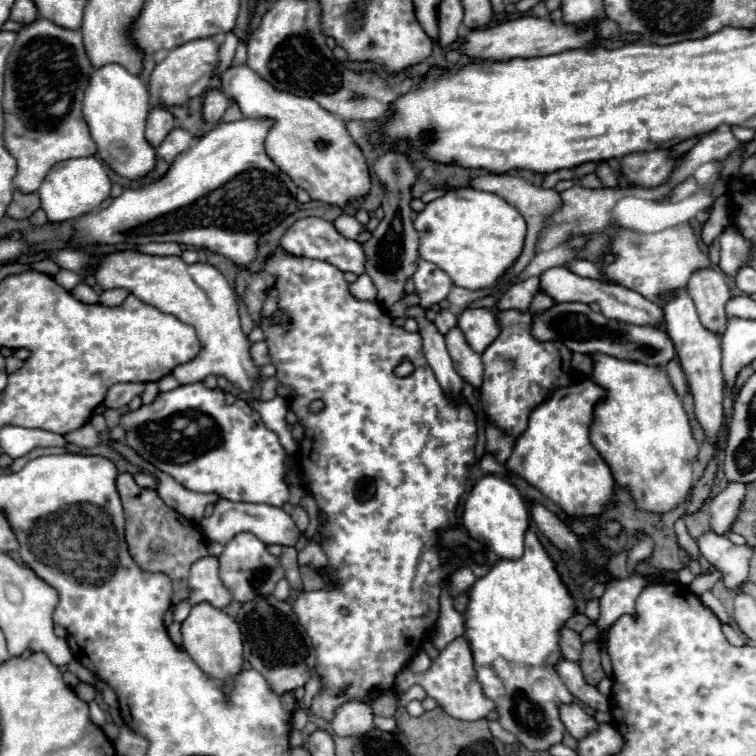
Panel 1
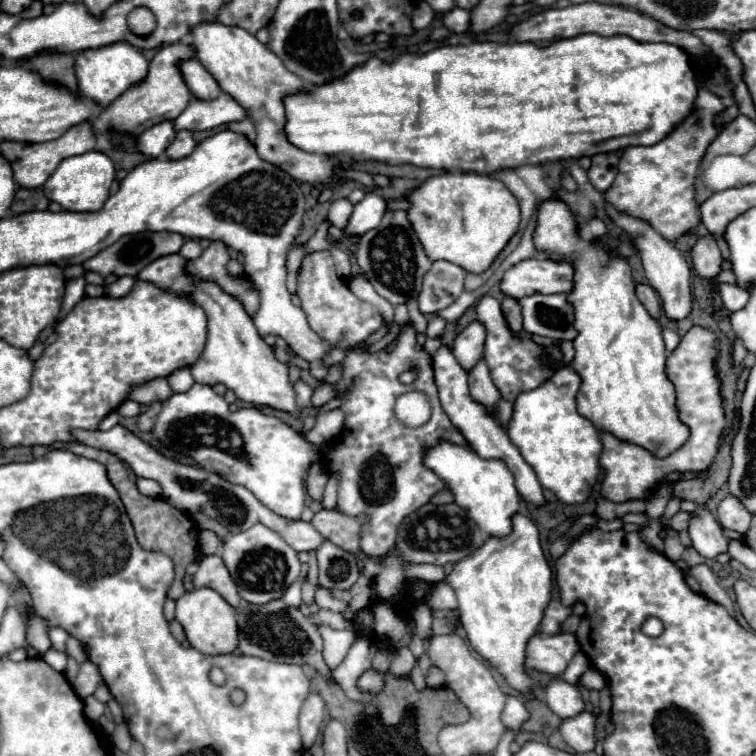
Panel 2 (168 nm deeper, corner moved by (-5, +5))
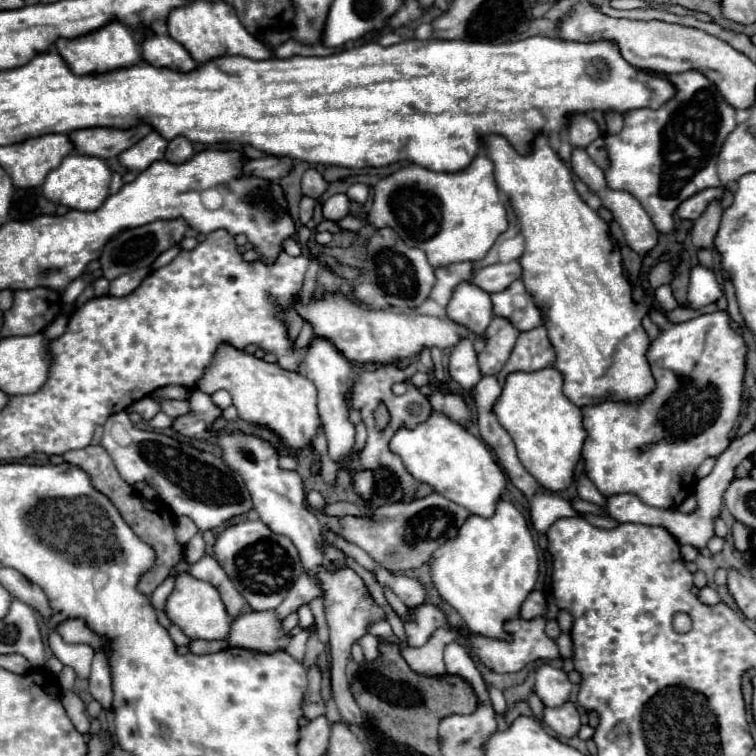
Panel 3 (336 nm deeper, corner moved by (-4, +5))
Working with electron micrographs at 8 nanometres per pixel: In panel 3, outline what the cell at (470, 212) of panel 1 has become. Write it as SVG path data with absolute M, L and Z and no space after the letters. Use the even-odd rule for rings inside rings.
M479 153L471 167L459 173L435 173L415 163L401 167L399 171L383 177L375 185L373 207L367 221L373 227L391 227L409 247L425 251L431 267L445 267L457 261L479 261L487 255L495 239L507 229L507 211L501 203L499 189L493 181L493 163L485 153Z

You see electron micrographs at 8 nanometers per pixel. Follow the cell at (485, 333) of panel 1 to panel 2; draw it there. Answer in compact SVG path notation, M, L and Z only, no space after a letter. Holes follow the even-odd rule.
M472 321L466 329L462 329L454 341L452 353L466 371L472 369L484 353L484 327L480 327L480 323Z

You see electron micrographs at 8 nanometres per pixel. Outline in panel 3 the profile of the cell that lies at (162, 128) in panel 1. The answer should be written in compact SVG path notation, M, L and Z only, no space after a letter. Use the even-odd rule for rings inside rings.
M151 131L147 137L143 137L139 143L129 147L119 155L119 163L127 167L129 171L145 171L151 163L163 159L163 151L167 149L167 141Z

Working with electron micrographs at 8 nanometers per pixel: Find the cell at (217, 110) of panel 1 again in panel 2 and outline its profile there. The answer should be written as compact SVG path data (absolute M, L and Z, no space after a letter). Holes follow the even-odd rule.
M198 59L180 63L180 69L186 79L186 85L198 99L216 99L216 95L220 95L220 87L216 79L202 67Z

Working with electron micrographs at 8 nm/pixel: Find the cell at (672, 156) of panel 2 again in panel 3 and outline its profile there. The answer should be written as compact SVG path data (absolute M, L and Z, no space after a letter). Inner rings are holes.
M685 71L685 73L679 73L679 75L661 75L661 73L655 73L655 75L667 79L667 81L675 87L675 95L673 95L665 105L661 105L659 109L647 109L647 107L643 107L643 109L631 109L631 111L627 111L627 113L623 115L623 119L625 119L623 129L621 129L619 133L615 133L615 135L609 135L609 133L605 135L605 147L607 147L607 159L609 159L609 165L607 165L607 169L605 169L605 181L607 181L607 187L611 187L611 189L621 189L621 191L629 191L633 197L637 197L639 203L643 205L643 209L651 215L651 221L655 223L657 231L661 231L661 233L671 233L671 231L673 231L673 213L675 213L675 209L677 209L685 199L689 199L691 195L695 195L695 193L699 193L699 191L703 191L703 189L707 189L707 187L721 187L721 181L719 181L719 177L717 177L717 157L719 157L719 151L721 151L721 147L723 147L723 141L727 139L727 135L729 135L729 133L735 129L735 125L737 125L737 121L735 121L737 111L735 111L729 103L725 103L723 95L719 95L719 89L717 89L703 73L699 73L699 71Z

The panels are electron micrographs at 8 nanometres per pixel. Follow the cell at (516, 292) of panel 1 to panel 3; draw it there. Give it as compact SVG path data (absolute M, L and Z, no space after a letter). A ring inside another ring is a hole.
M495 317L481 337L475 337L475 353L481 375L499 375L517 341L519 331L509 321Z

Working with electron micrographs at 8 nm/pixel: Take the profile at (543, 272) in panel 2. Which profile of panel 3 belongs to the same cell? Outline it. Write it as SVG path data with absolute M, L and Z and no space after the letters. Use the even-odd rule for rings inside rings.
M509 261L509 263L495 263L483 269L475 269L471 273L471 283L487 293L495 293L507 289L519 277L521 277L519 263Z

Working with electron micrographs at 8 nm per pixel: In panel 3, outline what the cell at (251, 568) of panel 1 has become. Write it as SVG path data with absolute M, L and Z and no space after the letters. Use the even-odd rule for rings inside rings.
M247 519L243 523L229 525L215 541L215 557L235 589L255 611L277 609L297 577L303 573L299 553L291 539L273 533L261 519Z

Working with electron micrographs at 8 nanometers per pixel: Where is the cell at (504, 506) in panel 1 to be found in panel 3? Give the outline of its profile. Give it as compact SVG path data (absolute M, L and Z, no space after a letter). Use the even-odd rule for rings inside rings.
M433 409L427 421L415 427L399 427L389 441L389 449L401 457L405 469L419 483L431 485L437 493L463 505L473 515L491 517L495 513L495 503L501 499L507 479L491 457L489 447L463 425L447 419L447 415Z

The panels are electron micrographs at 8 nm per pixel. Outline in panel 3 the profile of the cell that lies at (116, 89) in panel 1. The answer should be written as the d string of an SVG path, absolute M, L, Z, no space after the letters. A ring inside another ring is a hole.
M111 21L105 27L91 31L83 37L75 37L75 39L61 37L55 41L55 47L57 47L59 55L63 55L63 59L71 67L71 71L75 71L77 75L89 75L91 71L95 71L95 73L113 71L115 67L129 67L129 65L135 65L141 61L139 45L133 41L127 25L123 25L119 21Z

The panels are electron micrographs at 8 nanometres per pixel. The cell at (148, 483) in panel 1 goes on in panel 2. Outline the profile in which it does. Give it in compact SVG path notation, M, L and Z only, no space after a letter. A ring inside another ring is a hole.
M136 479L136 485L138 485L138 491L148 495L148 497L160 497L162 491L160 491L160 483L156 483L154 479Z

